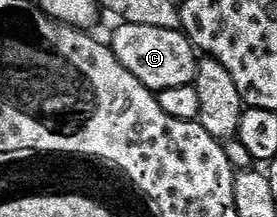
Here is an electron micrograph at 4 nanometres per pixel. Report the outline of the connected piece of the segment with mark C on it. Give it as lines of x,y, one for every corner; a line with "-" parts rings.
120,22
119,28
109,38
111,52
145,85
153,92
165,89
174,89
176,85
192,85
195,81
195,71
199,67
197,52
187,40
182,30
154,28
151,25
139,25

